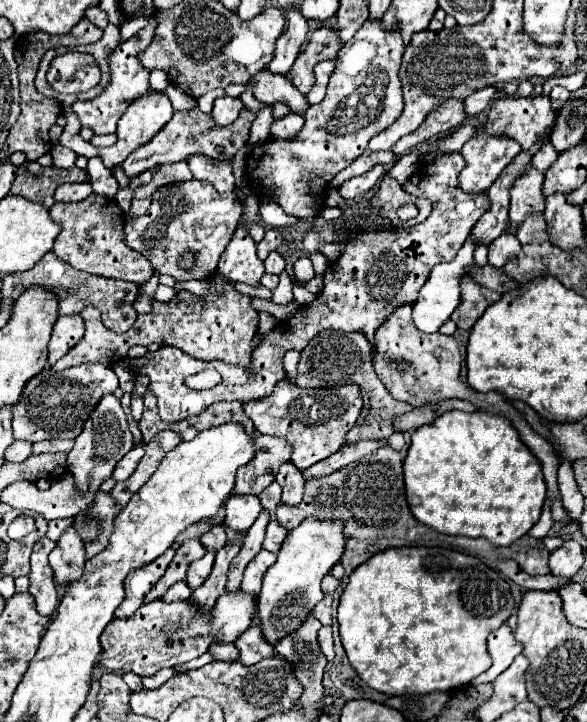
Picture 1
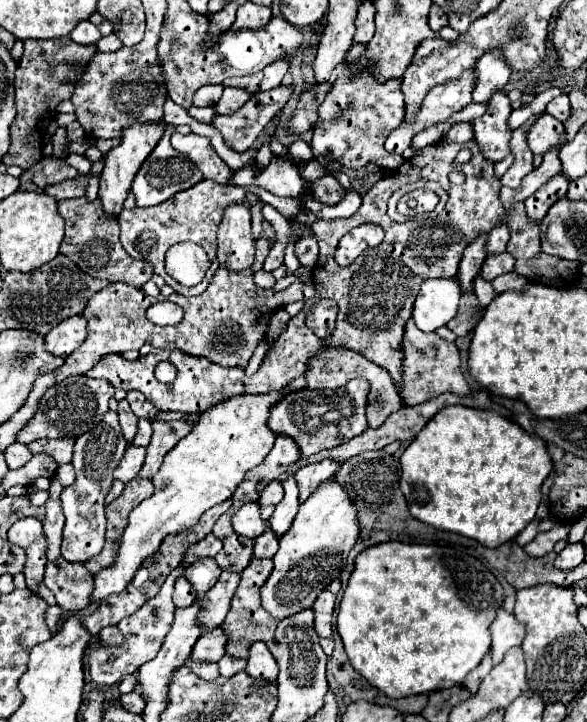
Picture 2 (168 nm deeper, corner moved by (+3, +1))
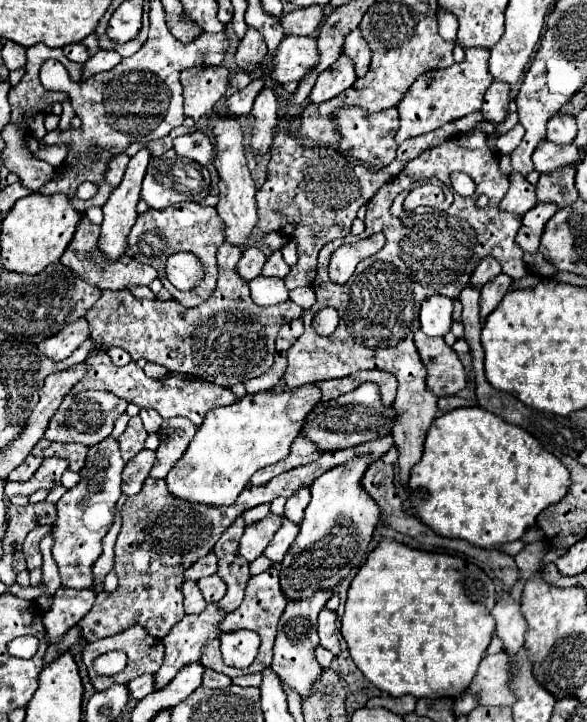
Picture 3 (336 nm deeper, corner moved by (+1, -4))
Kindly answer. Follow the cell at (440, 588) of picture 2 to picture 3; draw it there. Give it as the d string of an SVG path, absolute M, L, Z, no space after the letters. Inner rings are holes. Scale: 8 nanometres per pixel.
M382 540L370 554L368 560L362 564L362 568L358 570L358 574L354 576L350 588L348 588L348 600L346 600L346 608L344 608L344 616L342 616L342 636L348 644L350 656L354 660L354 664L362 670L362 674L382 692L388 692L392 696L404 696L404 694L412 694L416 698L460 698L462 692L466 692L466 688L470 686L470 680L474 678L478 664L492 640L492 632L494 632L494 618L492 618L492 608L496 604L496 592L494 592L494 584L492 580L486 576L486 572L482 568L478 568L476 564L470 564L462 558L450 556L450 554L436 554L436 552L422 552L416 548L410 548L406 544L400 544L396 540Z

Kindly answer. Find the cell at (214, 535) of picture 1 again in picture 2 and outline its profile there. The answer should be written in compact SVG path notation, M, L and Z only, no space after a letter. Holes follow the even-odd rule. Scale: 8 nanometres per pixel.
M210 533L210 535L206 535L202 541L198 541L198 543L194 543L194 545L188 547L188 551L186 551L186 555L184 555L184 563L186 563L186 565L192 565L194 561L198 561L198 559L202 559L202 557L214 557L220 549L222 549L220 539L216 539L216 537Z

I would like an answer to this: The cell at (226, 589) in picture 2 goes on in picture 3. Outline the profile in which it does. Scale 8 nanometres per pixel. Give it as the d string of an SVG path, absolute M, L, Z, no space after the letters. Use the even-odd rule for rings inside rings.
M212 602L206 606L206 610L202 614L190 614L190 616L184 616L178 624L174 624L174 628L166 634L166 638L162 638L162 644L164 644L164 662L160 666L160 670L154 674L154 682L156 682L156 688L162 690L164 686L168 686L174 676L188 664L194 664L200 660L200 654L202 654L202 648L204 644L214 638L214 636L220 636L218 632L218 624L222 622L222 612L218 612L216 608L218 604Z

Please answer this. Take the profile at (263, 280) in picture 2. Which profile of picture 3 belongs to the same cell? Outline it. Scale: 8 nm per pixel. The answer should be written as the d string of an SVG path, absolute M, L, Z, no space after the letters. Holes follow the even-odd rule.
M258 276L250 282L250 296L258 306L272 306L288 300L288 290L282 278Z

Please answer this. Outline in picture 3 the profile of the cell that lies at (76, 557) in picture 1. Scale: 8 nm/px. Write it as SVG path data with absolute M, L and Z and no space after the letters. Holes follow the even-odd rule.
M58 588L52 598L52 610L44 614L46 644L56 644L72 626L76 626L96 600L94 590Z

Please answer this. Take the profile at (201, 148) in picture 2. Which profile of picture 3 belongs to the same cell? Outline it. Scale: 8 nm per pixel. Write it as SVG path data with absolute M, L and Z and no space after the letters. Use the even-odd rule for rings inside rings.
M190 132L190 134L176 138L174 150L178 152L178 156L196 160L202 166L206 166L214 154L214 146L210 144L210 136L206 136L202 132Z

